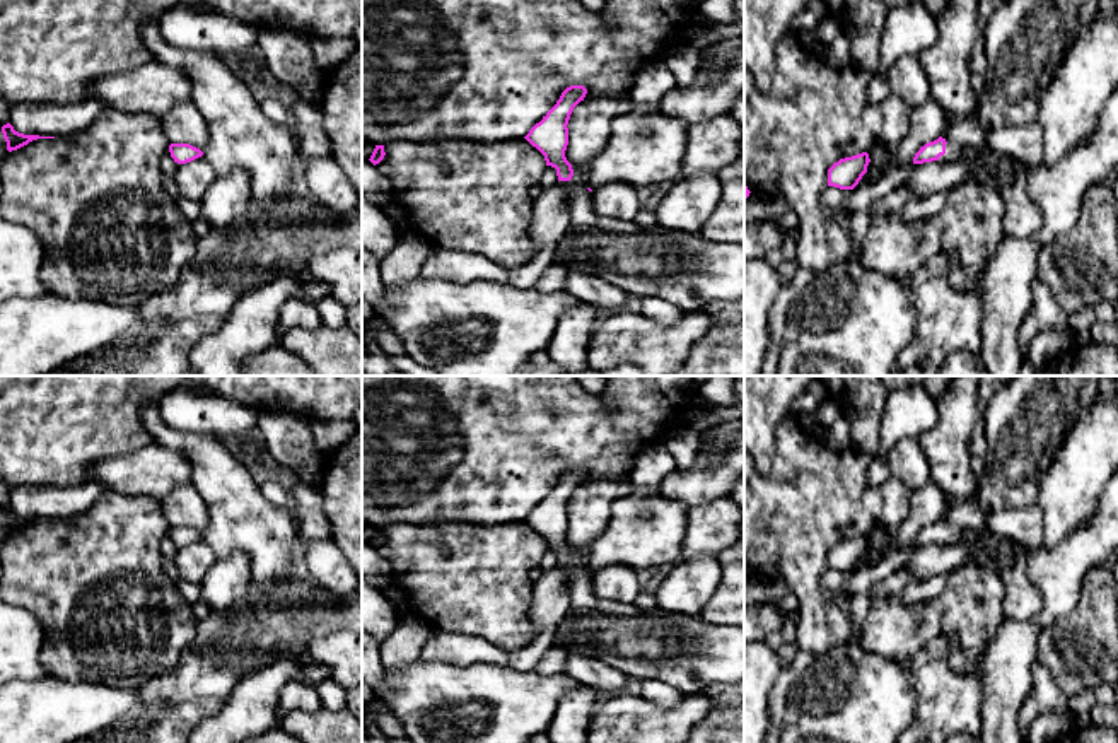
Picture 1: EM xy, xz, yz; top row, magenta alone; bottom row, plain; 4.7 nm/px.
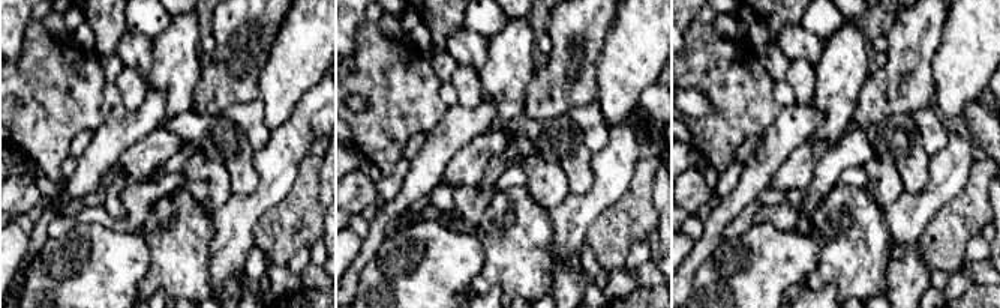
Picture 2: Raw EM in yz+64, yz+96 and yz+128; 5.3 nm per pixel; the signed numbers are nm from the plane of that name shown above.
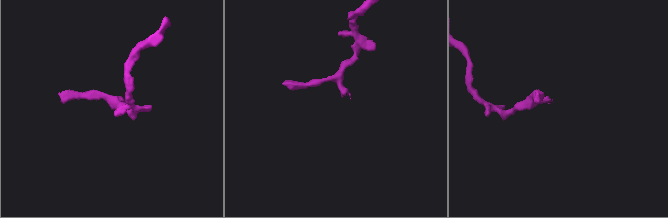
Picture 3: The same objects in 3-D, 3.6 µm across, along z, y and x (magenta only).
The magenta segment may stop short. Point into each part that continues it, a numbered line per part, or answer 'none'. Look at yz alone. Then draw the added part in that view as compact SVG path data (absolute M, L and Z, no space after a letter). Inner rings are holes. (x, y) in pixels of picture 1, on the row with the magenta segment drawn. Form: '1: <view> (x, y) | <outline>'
1: yz (953, 151) | M952 142L946 143L946 154L939 161L959 161L963 157L963 147Z

